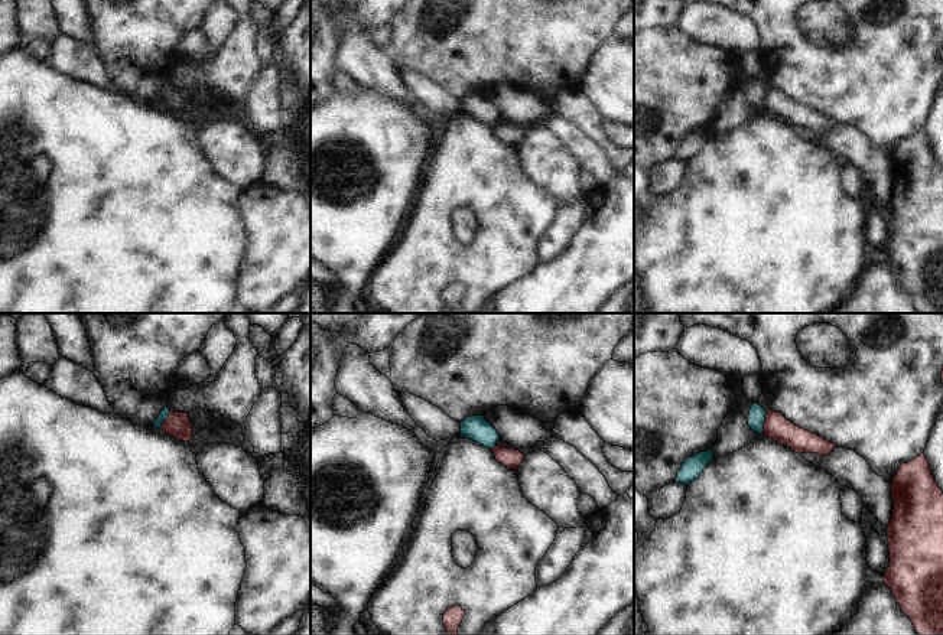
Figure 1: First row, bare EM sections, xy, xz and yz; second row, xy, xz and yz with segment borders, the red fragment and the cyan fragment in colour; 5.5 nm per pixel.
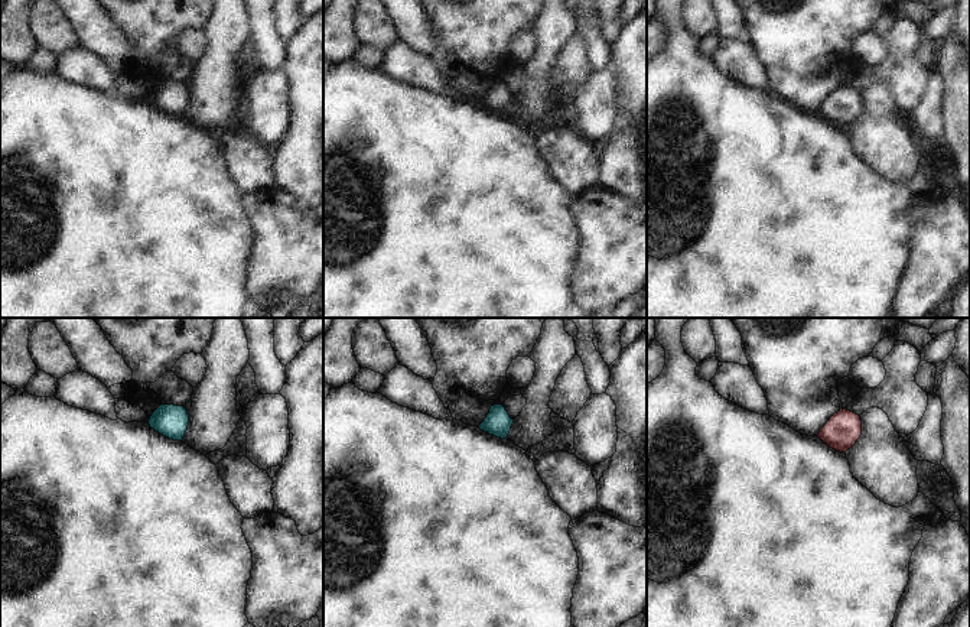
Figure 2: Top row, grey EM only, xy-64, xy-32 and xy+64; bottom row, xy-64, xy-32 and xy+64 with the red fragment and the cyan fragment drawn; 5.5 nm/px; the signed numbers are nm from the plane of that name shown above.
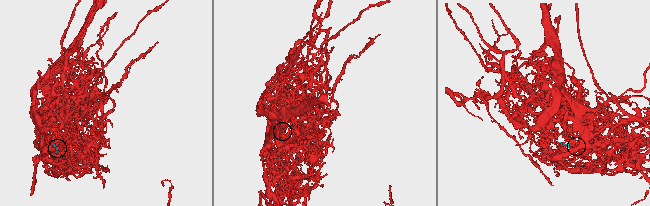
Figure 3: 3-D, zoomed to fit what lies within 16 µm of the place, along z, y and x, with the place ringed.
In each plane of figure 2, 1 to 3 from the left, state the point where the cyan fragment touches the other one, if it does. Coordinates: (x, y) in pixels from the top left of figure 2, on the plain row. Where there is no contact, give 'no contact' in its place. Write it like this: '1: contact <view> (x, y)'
1: no contact
2: no contact
3: no contact

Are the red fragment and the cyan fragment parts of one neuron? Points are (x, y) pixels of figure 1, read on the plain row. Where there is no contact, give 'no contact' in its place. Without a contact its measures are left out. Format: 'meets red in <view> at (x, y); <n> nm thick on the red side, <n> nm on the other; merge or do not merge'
meets red in yz at (764, 98); 140 nm thick on the red side, 100 nm on the other; do not merge

